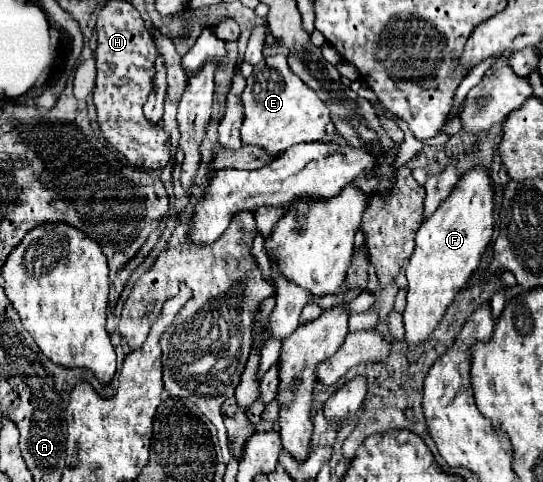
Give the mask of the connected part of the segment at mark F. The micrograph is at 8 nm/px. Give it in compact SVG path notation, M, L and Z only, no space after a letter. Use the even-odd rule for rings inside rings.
M473 167L463 173L453 193L441 203L441 207L427 217L417 235L415 251L409 259L407 275L407 307L403 311L405 339L409 347L419 345L435 331L443 319L445 309L453 303L455 295L463 289L471 273L477 269L487 245L493 237L493 211L495 211L495 187L487 169Z

